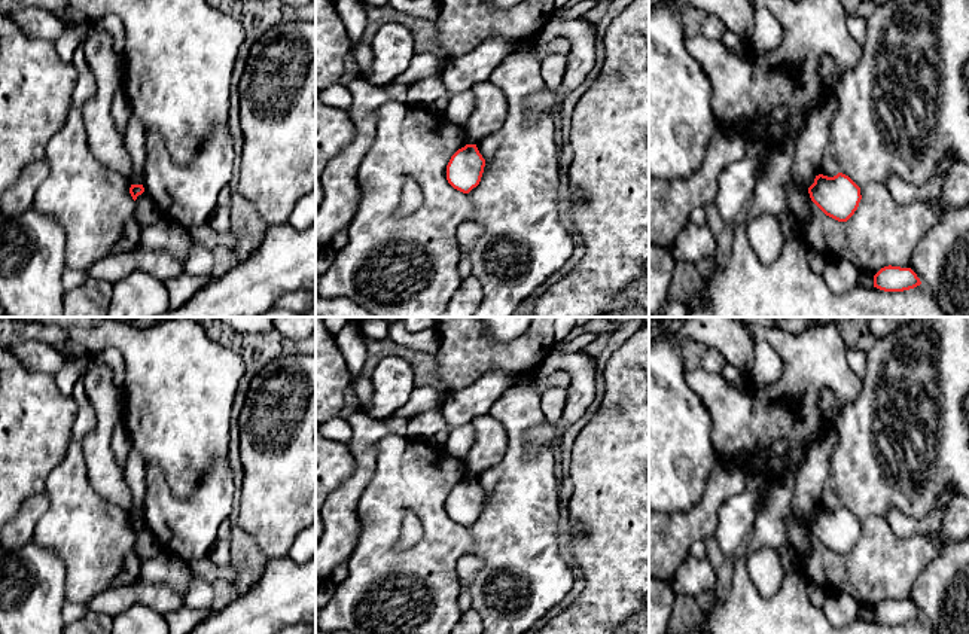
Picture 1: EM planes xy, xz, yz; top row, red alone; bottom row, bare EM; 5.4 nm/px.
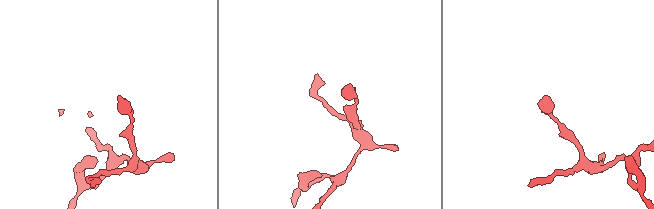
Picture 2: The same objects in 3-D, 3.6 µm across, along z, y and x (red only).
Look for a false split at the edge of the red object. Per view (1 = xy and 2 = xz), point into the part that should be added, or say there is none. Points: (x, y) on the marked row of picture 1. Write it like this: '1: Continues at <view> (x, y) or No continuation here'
1: No continuation here
2: No continuation here

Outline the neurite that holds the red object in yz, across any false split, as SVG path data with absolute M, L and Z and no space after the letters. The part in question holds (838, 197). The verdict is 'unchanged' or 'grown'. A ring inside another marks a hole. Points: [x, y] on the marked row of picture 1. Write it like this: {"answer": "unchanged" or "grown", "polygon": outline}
{"answer": "unchanged", "polygon": "M845 174L816 176L808 188L811 201L829 217L847 222L862 199L860 188Z"}

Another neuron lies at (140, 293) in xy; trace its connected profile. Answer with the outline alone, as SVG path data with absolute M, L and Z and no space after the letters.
M134 271L113 284L107 317L159 317L168 308L165 284L146 271Z

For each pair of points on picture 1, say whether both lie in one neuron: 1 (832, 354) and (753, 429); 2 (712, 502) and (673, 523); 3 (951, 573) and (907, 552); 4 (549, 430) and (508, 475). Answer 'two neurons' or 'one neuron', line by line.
1: one neuron
2: one neuron
3: two neurons
4: two neurons

